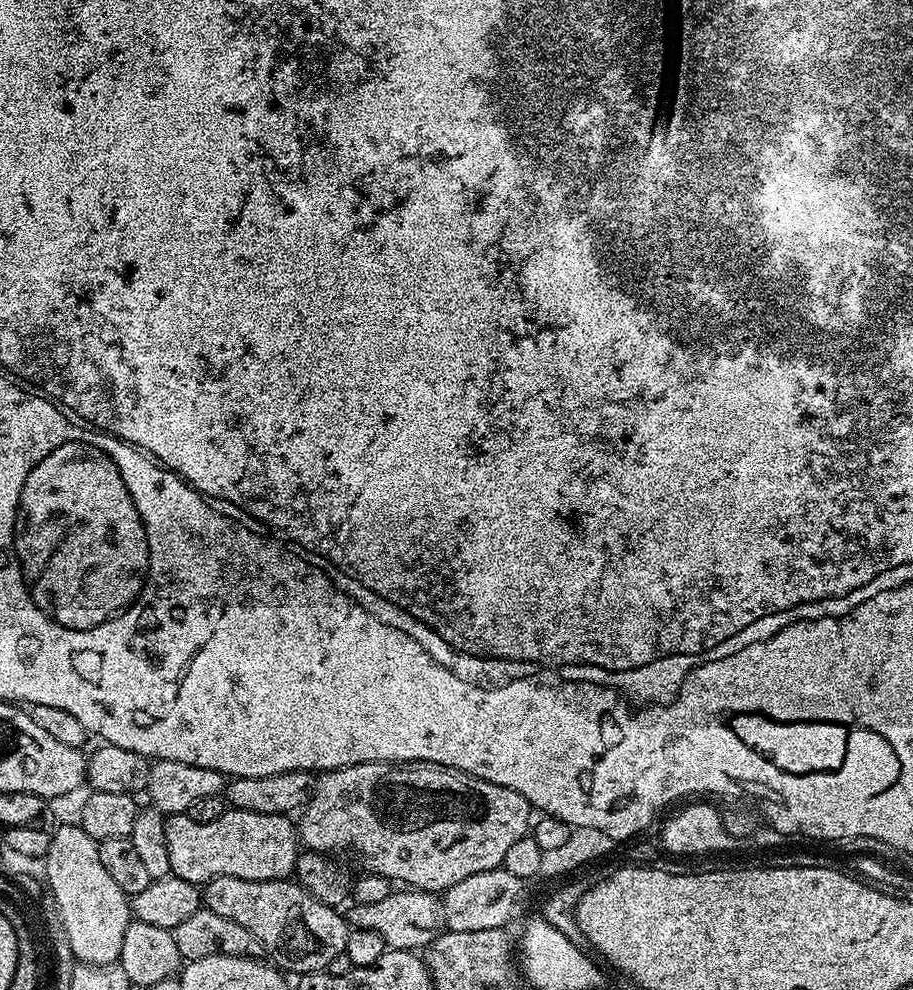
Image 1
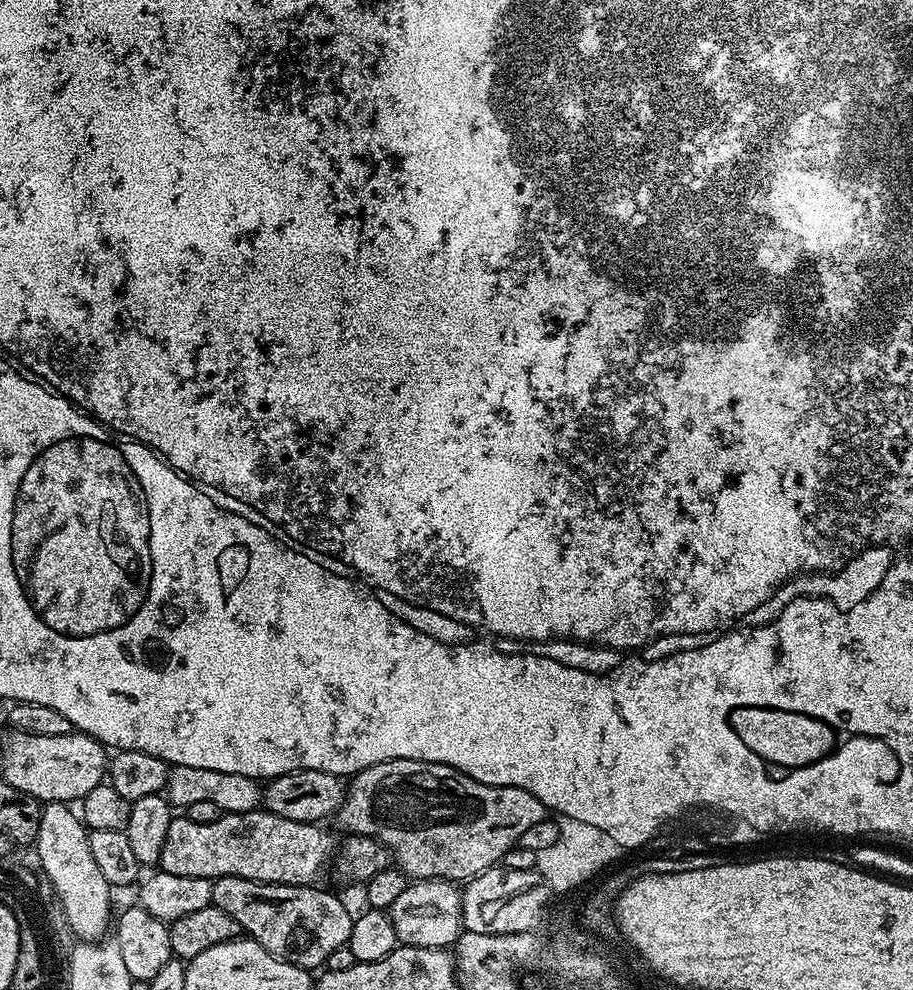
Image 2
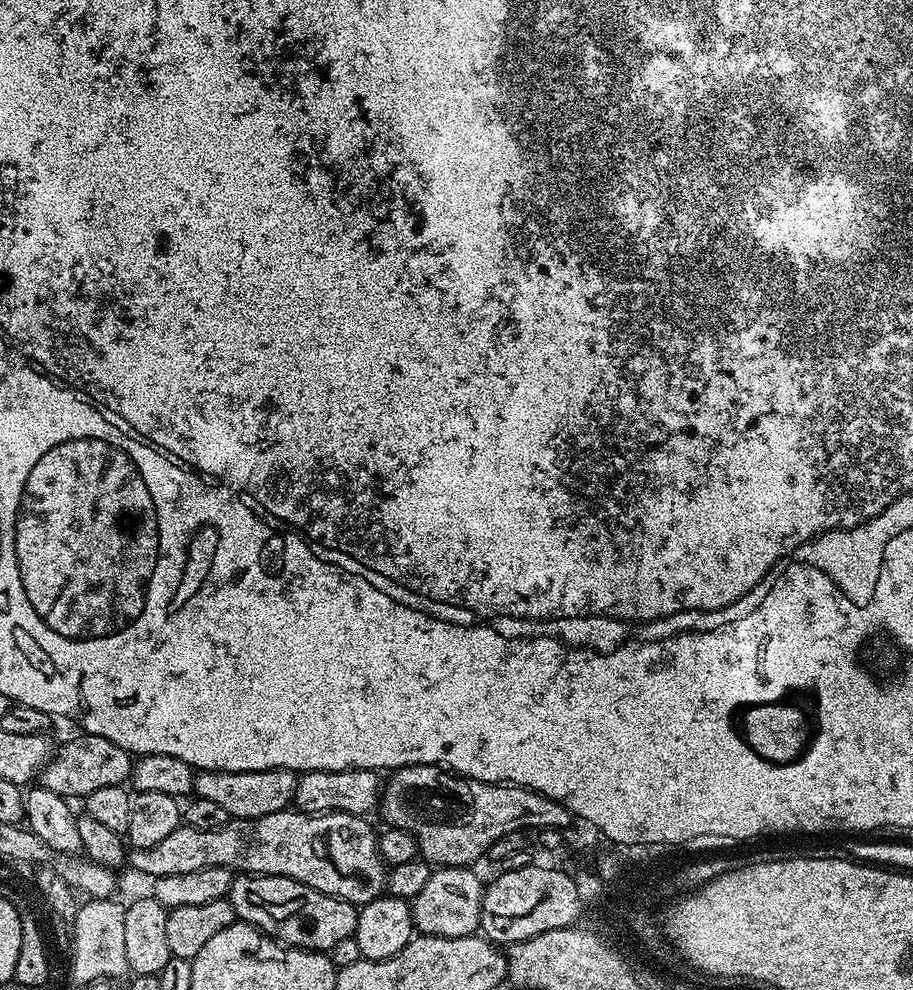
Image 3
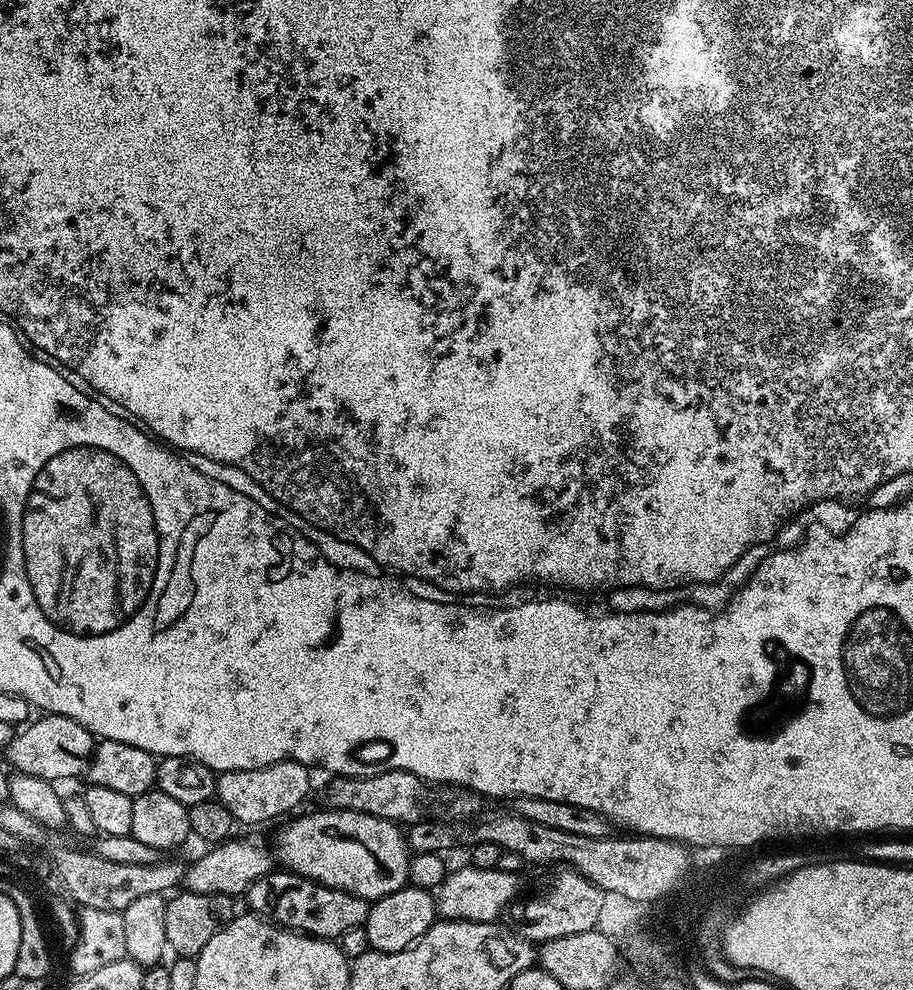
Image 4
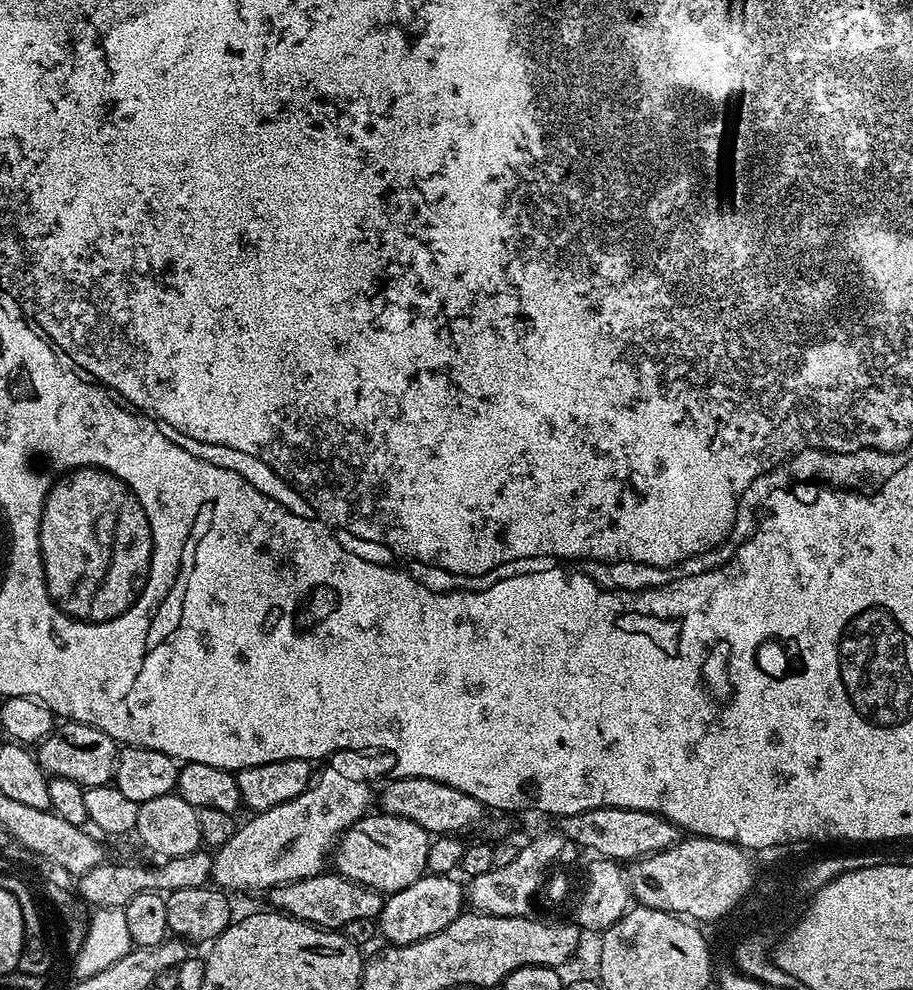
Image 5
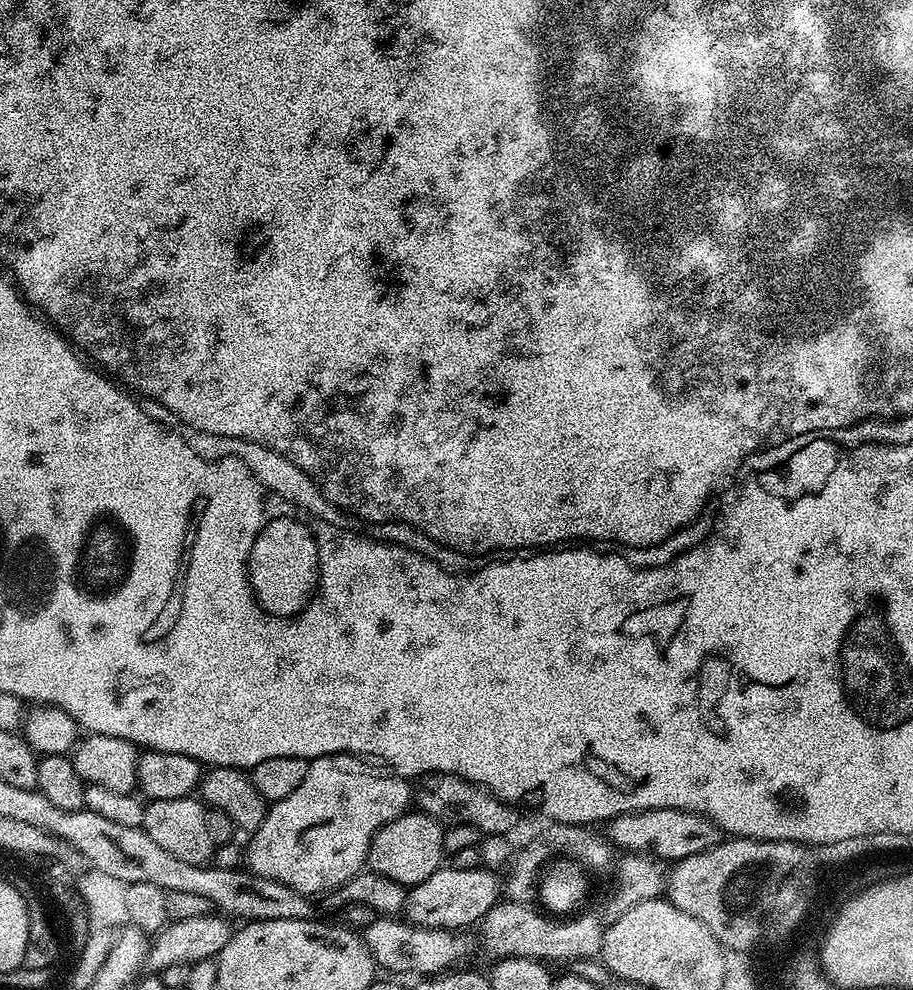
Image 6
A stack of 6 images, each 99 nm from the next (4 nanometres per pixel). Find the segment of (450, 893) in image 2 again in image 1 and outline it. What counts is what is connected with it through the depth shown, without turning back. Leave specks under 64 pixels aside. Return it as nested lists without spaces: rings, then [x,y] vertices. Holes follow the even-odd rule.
[[[394,890],[378,902],[353,903],[351,907],[346,912],[346,919],[352,928],[374,930],[374,934],[382,934],[385,945],[398,952],[427,949],[442,928],[442,904],[430,892]]]

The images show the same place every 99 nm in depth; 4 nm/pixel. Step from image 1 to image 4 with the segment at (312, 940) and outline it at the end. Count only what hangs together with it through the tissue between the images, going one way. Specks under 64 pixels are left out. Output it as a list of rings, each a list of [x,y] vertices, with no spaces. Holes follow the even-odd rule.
[[[273,870],[268,875],[258,878],[249,886],[247,900],[249,913],[271,920],[273,924],[293,932],[330,941],[346,934],[346,930],[363,928],[370,907],[369,901],[354,894],[328,888],[325,884],[313,883],[287,870]]]

